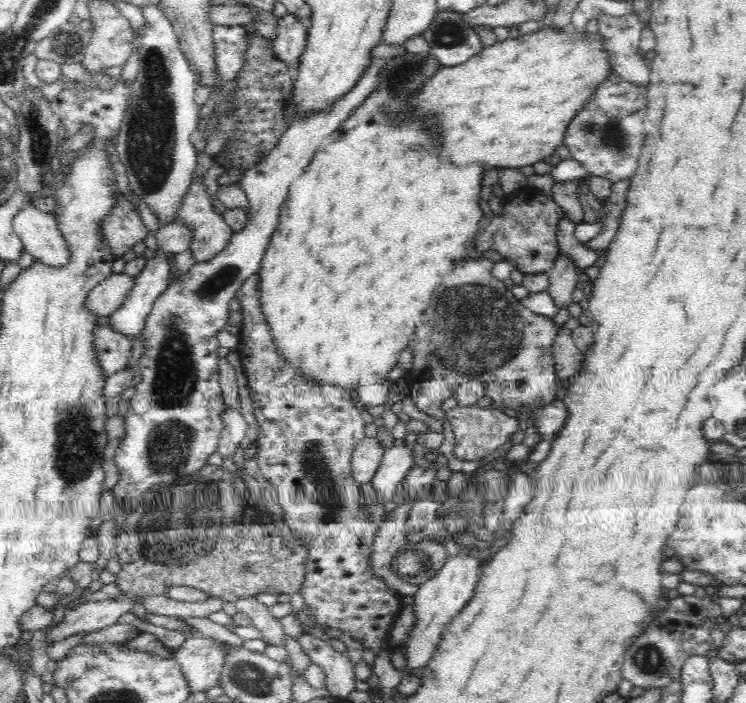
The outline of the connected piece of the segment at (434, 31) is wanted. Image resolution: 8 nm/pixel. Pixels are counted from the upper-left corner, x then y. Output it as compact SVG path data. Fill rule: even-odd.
M438 10L423 37L432 55L444 67L464 64L486 48L474 26L464 23L462 14L454 11Z

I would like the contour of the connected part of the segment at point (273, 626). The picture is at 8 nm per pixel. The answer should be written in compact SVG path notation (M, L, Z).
M255 597L236 600L238 611L251 618L251 625L260 631L260 639L268 646L284 647L286 635L279 624L278 614L271 613L270 609L260 604Z

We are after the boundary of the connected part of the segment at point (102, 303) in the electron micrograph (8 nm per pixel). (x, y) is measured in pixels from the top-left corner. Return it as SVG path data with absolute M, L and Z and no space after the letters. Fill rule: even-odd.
M124 272L113 273L88 293L85 306L97 316L110 316L125 301L135 278Z

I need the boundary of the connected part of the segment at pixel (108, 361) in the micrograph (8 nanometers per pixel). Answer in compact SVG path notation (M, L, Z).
M111 324L98 326L94 335L97 364L106 378L128 366L128 360L132 356L132 336L121 334Z

